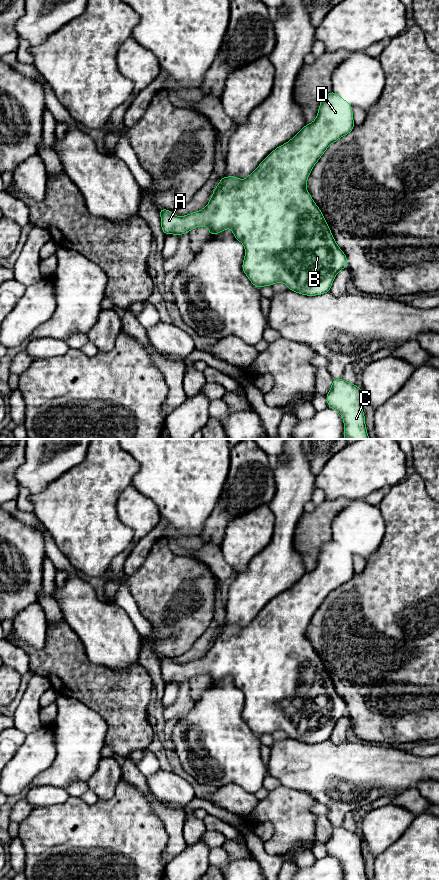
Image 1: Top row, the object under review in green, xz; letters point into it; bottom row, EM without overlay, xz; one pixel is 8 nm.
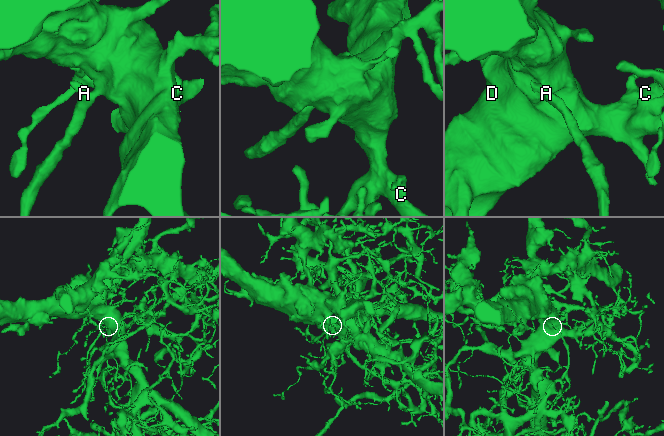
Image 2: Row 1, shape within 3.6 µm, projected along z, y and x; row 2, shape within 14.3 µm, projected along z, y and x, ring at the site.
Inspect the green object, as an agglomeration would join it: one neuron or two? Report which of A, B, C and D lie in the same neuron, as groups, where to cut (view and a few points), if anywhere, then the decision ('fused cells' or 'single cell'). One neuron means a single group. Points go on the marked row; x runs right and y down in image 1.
groups A B C D; cut none; single cell

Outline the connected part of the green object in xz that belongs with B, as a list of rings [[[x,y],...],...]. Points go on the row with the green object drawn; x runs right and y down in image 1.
[[[331,91],[321,98],[316,119],[306,124],[292,139],[273,150],[244,180],[236,176],[222,177],[208,204],[200,211],[175,216],[171,210],[159,209],[161,229],[165,235],[180,237],[195,227],[206,226],[210,235],[230,228],[234,238],[245,248],[242,270],[257,288],[285,283],[287,288],[301,295],[315,296],[330,292],[339,271],[348,267],[345,253],[337,245],[329,225],[319,207],[307,191],[307,179],[326,149],[354,129],[352,106],[339,94]]]

